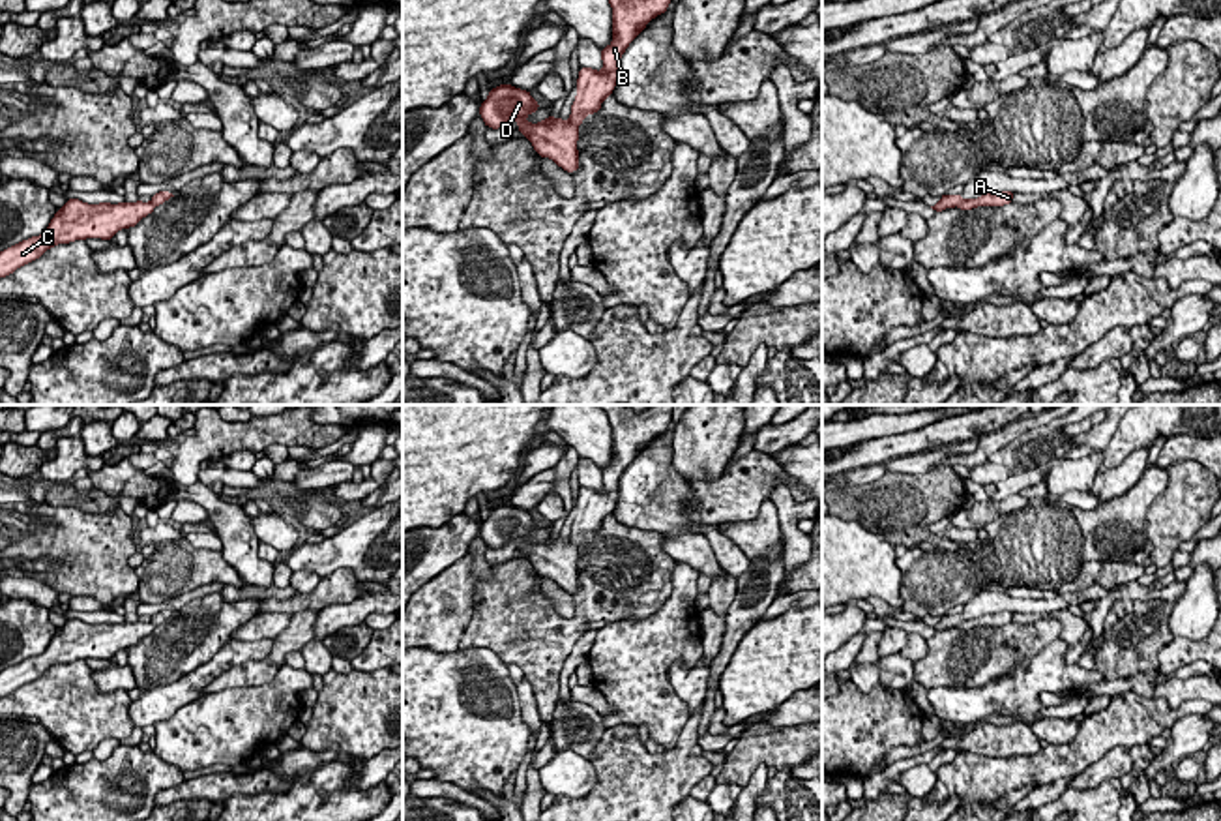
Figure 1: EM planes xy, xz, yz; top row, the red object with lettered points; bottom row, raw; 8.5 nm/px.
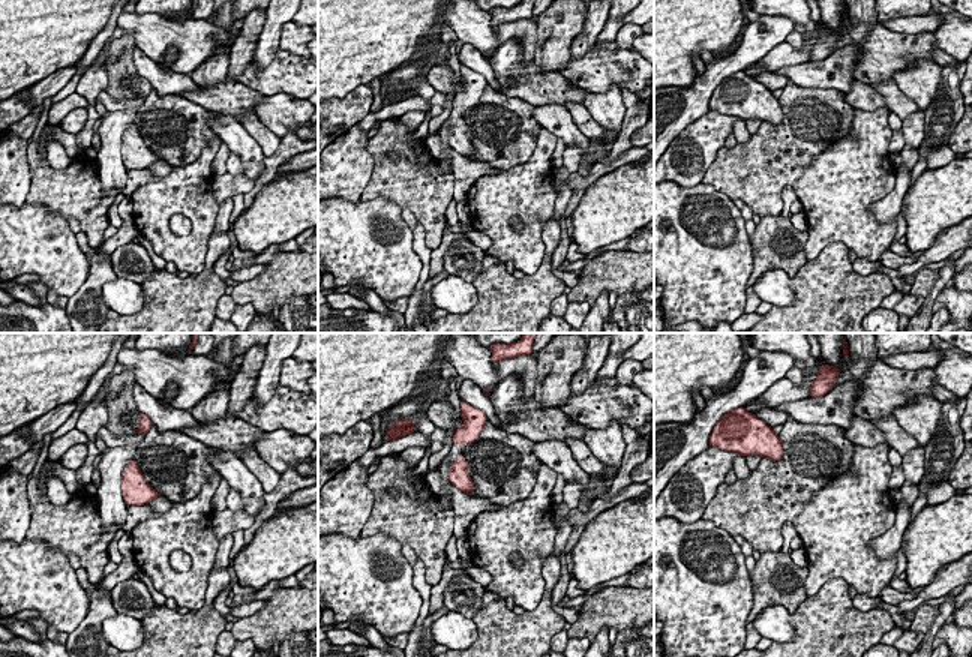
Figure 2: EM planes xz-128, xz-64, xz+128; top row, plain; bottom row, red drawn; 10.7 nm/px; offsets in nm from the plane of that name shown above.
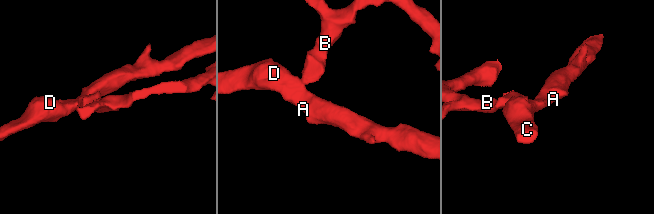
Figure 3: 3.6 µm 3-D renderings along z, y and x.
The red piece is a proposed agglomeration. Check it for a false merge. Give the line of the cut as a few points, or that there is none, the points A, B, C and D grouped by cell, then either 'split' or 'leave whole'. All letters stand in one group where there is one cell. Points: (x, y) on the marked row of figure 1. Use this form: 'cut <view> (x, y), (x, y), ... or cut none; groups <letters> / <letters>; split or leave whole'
cut xz (570, 119), (575, 126); groups A C D / B; split

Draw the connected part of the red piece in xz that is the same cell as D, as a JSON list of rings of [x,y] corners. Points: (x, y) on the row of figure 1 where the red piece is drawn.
[[[511,84],[491,88],[489,97],[481,101],[479,114],[487,127],[498,129],[511,120],[517,120],[517,129],[528,139],[541,157],[551,157],[558,167],[575,172],[579,163],[579,131],[569,120],[554,118],[552,114],[543,122],[530,124],[524,118],[541,109],[537,99],[528,90]]]

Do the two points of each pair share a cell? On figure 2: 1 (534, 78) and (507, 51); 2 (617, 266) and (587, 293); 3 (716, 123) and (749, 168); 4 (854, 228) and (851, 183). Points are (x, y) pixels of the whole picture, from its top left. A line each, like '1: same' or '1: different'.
1: same
2: same
3: different
4: same

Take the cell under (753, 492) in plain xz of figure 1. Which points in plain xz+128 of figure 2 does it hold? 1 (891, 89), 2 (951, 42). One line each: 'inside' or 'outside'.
1: outside
2: outside

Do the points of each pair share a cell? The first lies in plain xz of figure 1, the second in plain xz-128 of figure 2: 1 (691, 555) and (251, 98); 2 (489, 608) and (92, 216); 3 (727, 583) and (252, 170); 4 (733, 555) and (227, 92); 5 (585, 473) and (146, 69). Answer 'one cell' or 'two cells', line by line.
1: two cells
2: one cell
3: two cells
4: two cells
5: one cell

